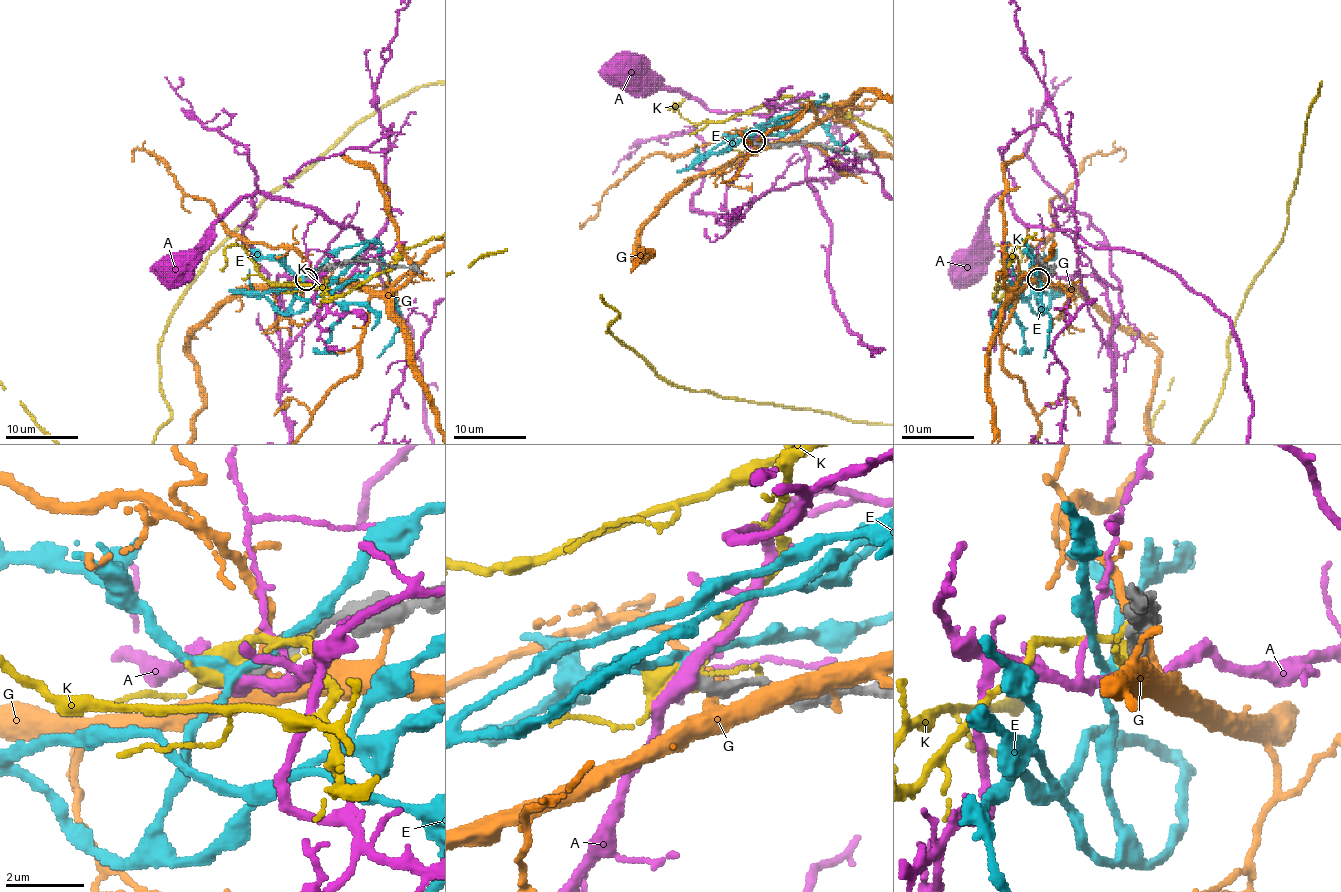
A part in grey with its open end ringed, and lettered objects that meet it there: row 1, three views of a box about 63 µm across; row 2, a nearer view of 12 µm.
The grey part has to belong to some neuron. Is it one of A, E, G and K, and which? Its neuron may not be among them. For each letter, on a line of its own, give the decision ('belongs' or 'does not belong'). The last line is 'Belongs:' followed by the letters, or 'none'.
A: does not belong
E: belongs
G: does not belong
K: does not belong
Belongs: E

